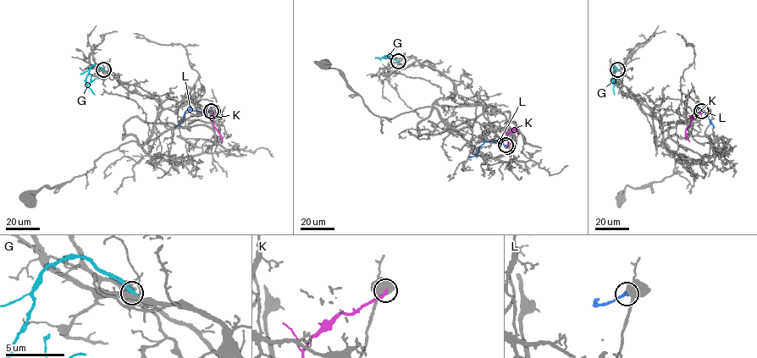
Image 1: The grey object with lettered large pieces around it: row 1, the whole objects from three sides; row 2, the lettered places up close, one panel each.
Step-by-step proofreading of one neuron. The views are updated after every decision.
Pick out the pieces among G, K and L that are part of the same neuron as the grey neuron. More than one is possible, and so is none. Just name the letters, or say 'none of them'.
none of them

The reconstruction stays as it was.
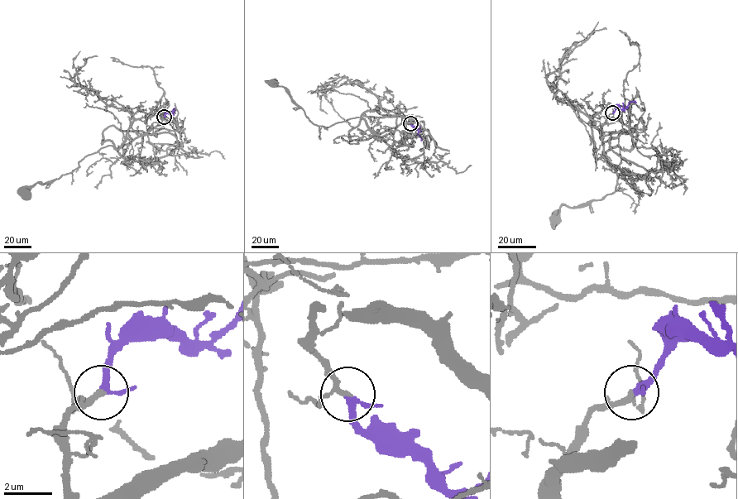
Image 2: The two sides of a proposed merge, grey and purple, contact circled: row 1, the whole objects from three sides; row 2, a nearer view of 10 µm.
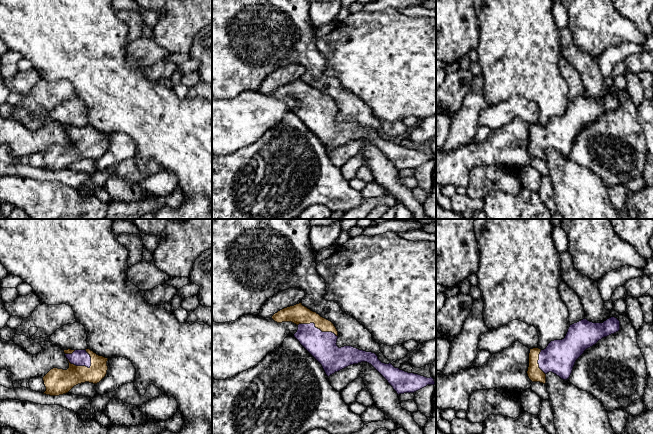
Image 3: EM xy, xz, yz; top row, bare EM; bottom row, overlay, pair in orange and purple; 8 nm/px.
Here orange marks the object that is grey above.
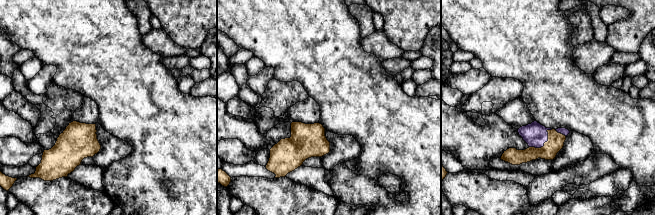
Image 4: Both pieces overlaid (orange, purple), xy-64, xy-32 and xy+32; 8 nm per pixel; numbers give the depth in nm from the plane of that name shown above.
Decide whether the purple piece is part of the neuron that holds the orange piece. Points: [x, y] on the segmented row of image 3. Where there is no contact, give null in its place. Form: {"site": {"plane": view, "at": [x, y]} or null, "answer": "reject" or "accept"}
{"site": {"plane": "xy", "at": [79, 366]}, "answer": "accept"}

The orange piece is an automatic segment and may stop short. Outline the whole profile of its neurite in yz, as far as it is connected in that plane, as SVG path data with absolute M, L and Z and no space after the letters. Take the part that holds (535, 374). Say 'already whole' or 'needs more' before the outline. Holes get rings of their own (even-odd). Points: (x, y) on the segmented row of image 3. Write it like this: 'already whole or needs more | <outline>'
needs more | M611 317L603 323L593 323L587 319L583 319L577 323L570 325L564 339L551 341L548 346L541 350L539 348L530 349L528 377L532 382L546 383L546 374L552 372L563 380L569 379L576 360L584 353L584 351L599 340L614 334L620 330L620 321Z

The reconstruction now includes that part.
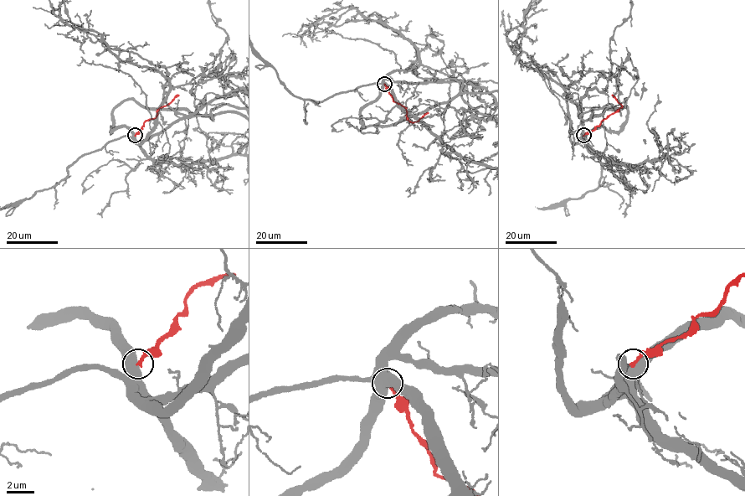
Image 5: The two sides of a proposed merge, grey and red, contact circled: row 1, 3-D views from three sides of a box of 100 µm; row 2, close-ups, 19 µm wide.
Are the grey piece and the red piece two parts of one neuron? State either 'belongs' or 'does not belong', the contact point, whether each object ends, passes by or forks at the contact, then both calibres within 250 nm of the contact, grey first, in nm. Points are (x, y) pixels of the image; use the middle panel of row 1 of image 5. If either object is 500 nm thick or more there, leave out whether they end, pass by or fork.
does not belong | (384, 84) | 750/240 nm

